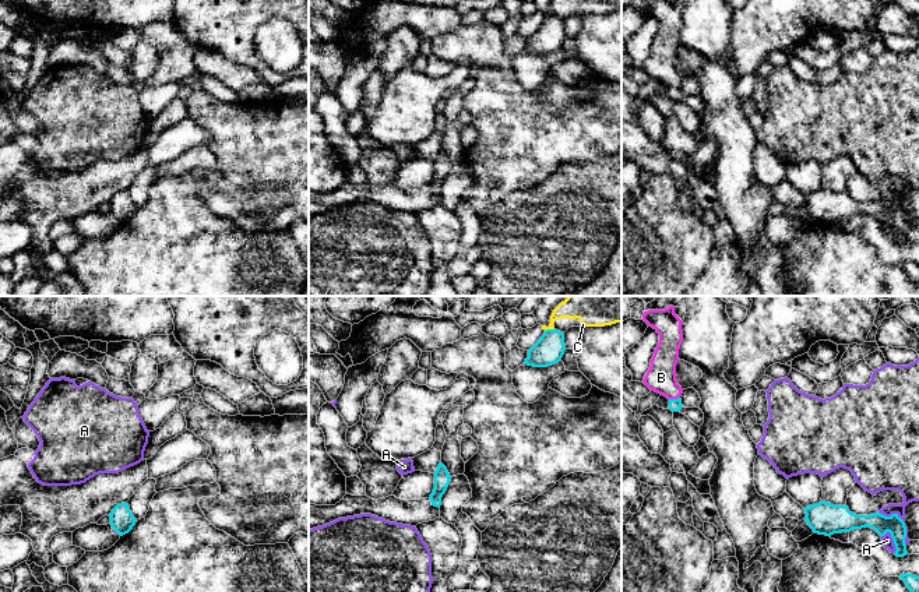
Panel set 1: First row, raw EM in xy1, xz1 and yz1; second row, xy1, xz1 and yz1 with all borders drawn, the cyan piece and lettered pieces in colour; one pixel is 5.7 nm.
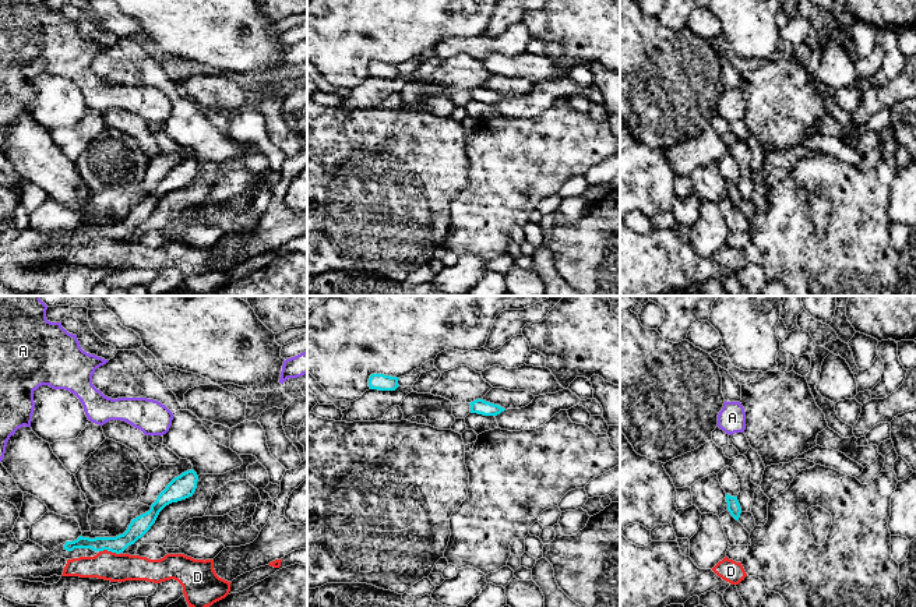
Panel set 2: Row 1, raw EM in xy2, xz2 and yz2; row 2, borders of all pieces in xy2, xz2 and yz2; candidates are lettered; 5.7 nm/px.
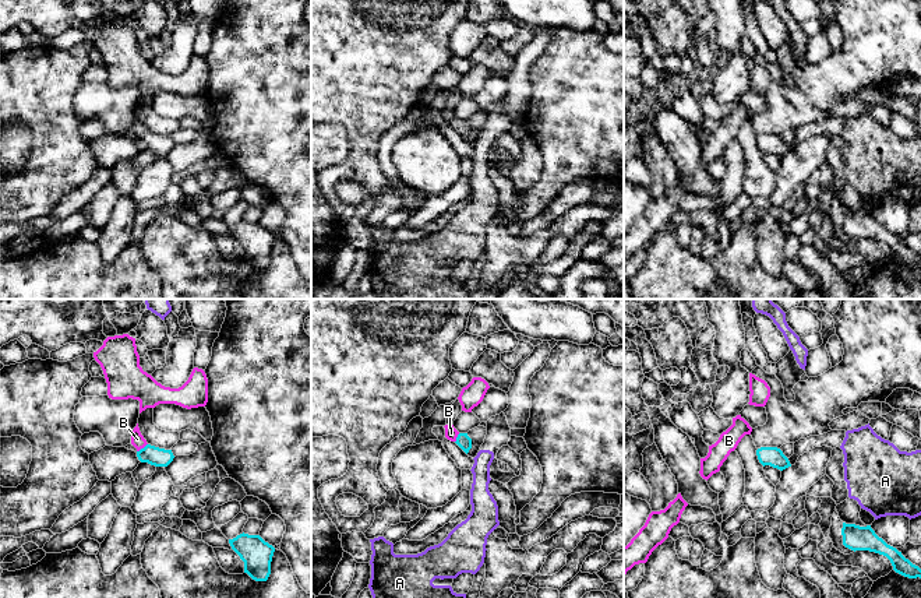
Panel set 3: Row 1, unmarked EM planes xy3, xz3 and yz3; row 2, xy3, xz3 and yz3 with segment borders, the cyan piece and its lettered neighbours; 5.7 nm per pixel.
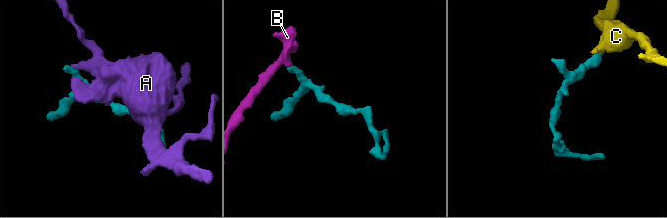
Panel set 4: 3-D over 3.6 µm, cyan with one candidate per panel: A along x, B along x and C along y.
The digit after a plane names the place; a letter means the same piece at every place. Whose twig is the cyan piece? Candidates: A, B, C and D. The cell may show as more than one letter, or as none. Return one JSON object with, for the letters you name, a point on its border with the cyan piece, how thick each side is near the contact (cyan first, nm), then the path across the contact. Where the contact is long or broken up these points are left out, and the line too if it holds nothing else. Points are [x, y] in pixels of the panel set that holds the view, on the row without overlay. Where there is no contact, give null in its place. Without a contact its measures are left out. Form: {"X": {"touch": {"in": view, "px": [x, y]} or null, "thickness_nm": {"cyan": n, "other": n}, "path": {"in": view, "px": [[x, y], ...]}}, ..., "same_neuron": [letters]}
{"B": {"touch": {"in": "yz1", "px": [673, 87]}, "thickness_nm": {"cyan": 80, "other": 170}, "path": {"in": "yz1", "px": [[675, 92], [673, 87], [673, 80], [661, 64]]}}, "same_neuron": ["B"]}

